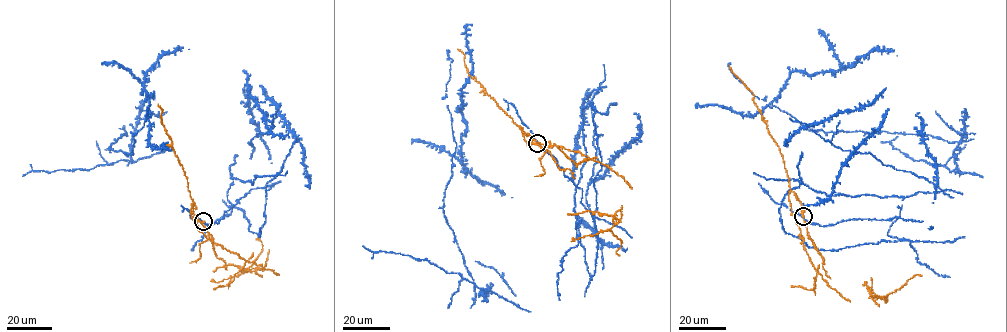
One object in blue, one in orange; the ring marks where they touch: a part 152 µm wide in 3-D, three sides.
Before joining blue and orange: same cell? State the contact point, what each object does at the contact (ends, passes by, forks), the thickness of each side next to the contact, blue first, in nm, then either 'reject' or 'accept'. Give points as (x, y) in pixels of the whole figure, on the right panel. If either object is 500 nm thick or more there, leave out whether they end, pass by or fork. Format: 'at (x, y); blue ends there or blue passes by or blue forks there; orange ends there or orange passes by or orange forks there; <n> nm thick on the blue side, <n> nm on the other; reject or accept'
at (803, 216); blue passes by; orange passes by; 200 nm thick on the blue side, 280 nm on the other; reject

